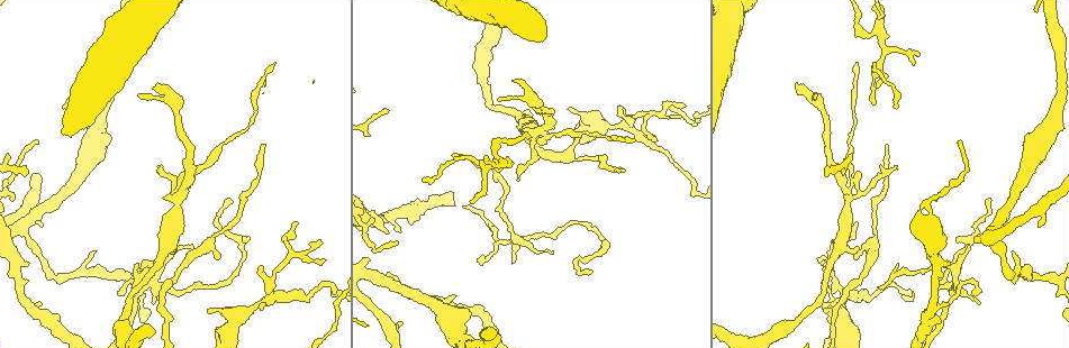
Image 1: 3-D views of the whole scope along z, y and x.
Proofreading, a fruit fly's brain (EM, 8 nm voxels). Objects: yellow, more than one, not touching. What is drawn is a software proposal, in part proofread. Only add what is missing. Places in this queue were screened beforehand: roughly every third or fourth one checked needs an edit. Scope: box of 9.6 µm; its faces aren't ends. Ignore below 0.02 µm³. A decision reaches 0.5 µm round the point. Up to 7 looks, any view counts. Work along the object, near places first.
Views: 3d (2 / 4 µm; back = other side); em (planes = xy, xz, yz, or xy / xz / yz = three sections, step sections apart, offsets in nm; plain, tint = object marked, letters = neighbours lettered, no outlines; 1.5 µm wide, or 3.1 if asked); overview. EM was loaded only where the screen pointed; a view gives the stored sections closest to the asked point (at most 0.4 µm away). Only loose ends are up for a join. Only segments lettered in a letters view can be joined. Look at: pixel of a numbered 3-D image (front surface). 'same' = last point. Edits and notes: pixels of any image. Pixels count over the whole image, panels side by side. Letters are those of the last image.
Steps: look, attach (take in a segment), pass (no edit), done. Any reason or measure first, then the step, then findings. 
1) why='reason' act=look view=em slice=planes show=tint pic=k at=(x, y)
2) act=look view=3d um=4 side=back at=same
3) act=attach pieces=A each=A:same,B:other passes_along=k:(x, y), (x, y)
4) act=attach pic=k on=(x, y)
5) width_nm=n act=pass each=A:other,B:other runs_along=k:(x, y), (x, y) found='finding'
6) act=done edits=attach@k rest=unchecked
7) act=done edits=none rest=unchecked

why='thin end' act=look view=em slice=xz step=4 show=letters pic=1 at=(895, 168)

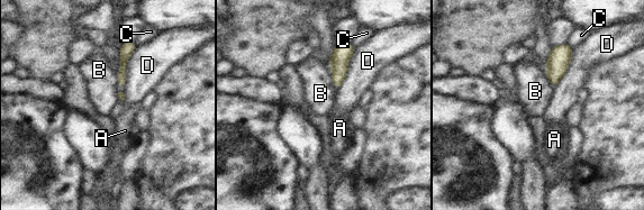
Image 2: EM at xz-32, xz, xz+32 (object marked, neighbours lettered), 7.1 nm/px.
why='cut it another way' act=look view=em slice=planes show=letters at=same

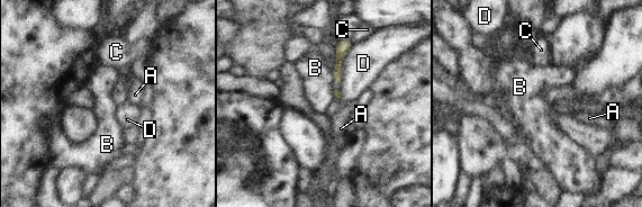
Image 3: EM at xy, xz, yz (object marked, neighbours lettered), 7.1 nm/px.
act=pass each=A:other,B:other,C:other,D:other border=3:(353, 43), (342, 62), (340, 84) found='none of them fits'

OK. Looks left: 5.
why='branch stops here' act=look view=em slice=xy step=8 show=letters pic=1 at=(948, 264)

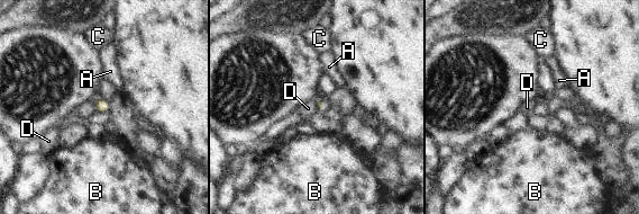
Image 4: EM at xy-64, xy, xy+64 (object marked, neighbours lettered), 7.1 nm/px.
why='cut it another way' act=look view=em slice=planes show=letters at=same

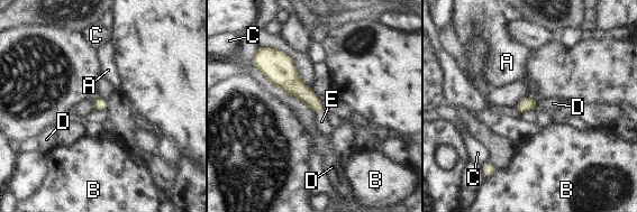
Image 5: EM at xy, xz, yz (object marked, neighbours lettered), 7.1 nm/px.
act=attach pieces=E each=A:other,B:other,C:other,D:other,E:same found='it goes on there'

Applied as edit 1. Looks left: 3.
act=look view=overview

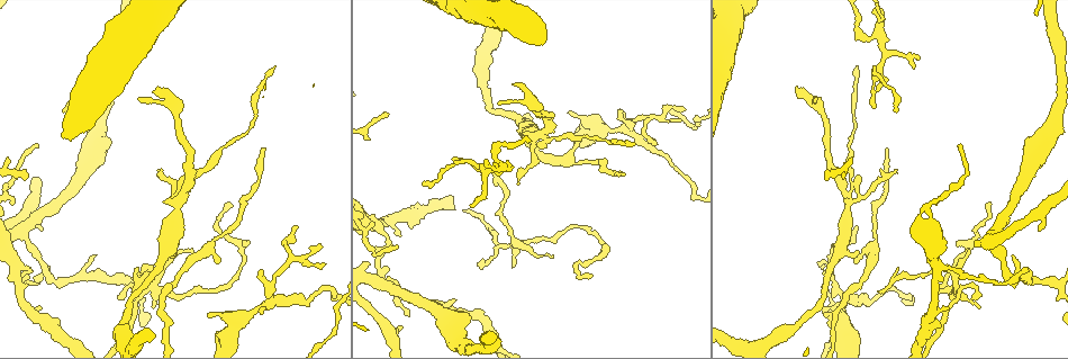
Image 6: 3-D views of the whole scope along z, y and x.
why='branch stops here' act=look view=em slice=yz step=8 show=tint pic=6 at=(796, 90)

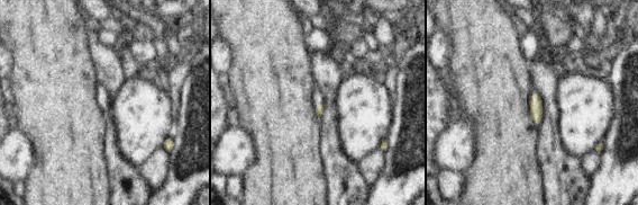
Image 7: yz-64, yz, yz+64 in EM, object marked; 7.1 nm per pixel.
act=look view=em slice=planes show=letters at=same

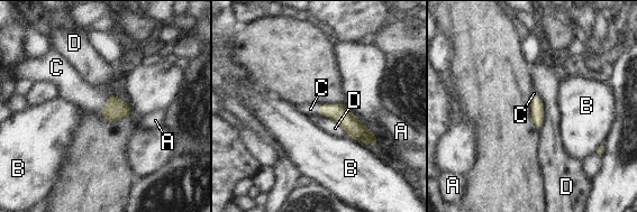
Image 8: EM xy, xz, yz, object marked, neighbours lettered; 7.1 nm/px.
act=attach pieces=C each=A:other,B:other,C:same,D:other passes_along=8:(115, 109), (106, 103), (75, 89) found='it goes on there'

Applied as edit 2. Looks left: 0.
act=done edits=attach@5,attach@8 rest=unchecked

